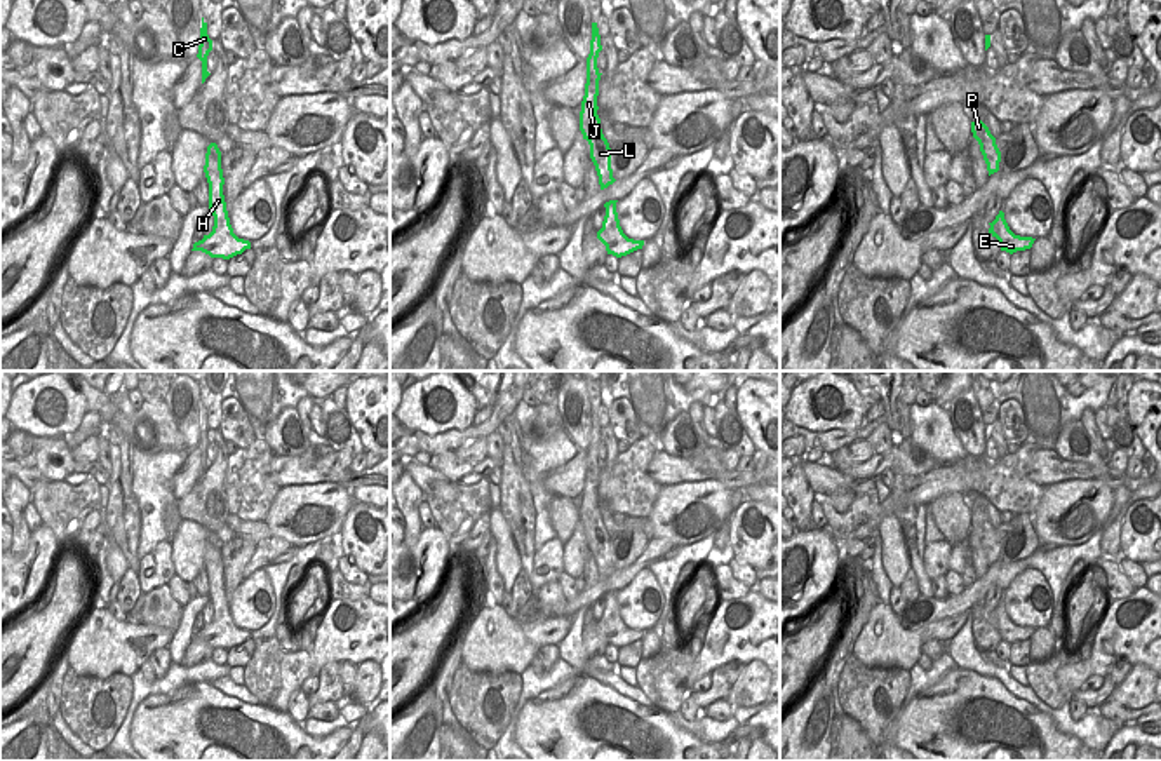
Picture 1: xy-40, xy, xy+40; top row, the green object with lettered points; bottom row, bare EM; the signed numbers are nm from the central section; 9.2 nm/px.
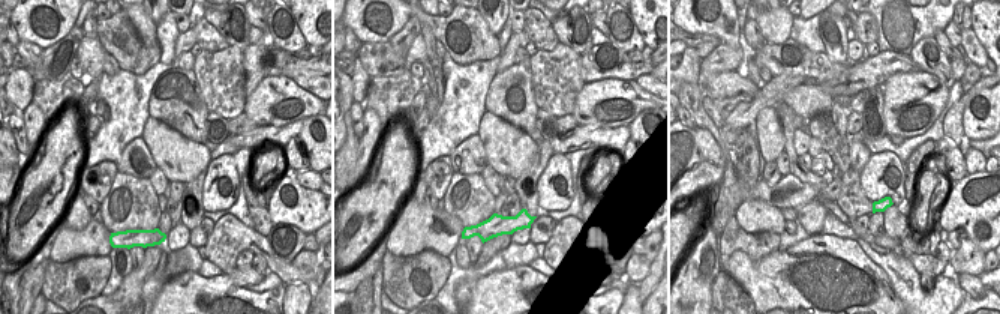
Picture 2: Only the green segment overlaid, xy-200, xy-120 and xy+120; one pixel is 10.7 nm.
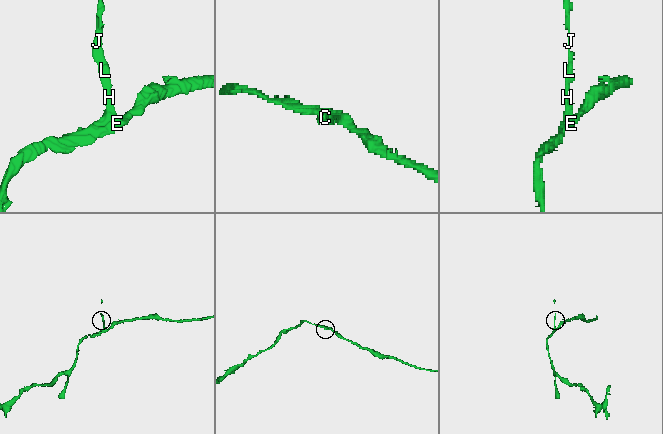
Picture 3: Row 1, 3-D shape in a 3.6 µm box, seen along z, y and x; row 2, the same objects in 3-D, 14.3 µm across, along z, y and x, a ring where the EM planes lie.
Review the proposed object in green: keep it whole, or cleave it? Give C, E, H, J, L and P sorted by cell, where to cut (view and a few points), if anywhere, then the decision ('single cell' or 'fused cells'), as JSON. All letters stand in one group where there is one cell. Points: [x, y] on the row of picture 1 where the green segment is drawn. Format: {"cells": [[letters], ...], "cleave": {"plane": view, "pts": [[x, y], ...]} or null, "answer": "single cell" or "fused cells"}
{"cells": [["C", "E", "H", "J", "L", "P"]], "cleave": null, "answer": "single cell"}

